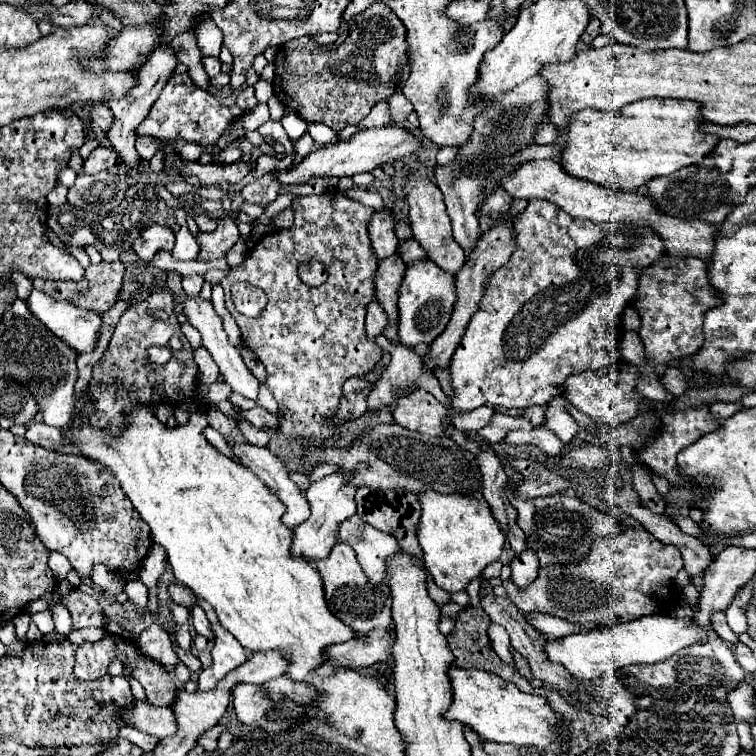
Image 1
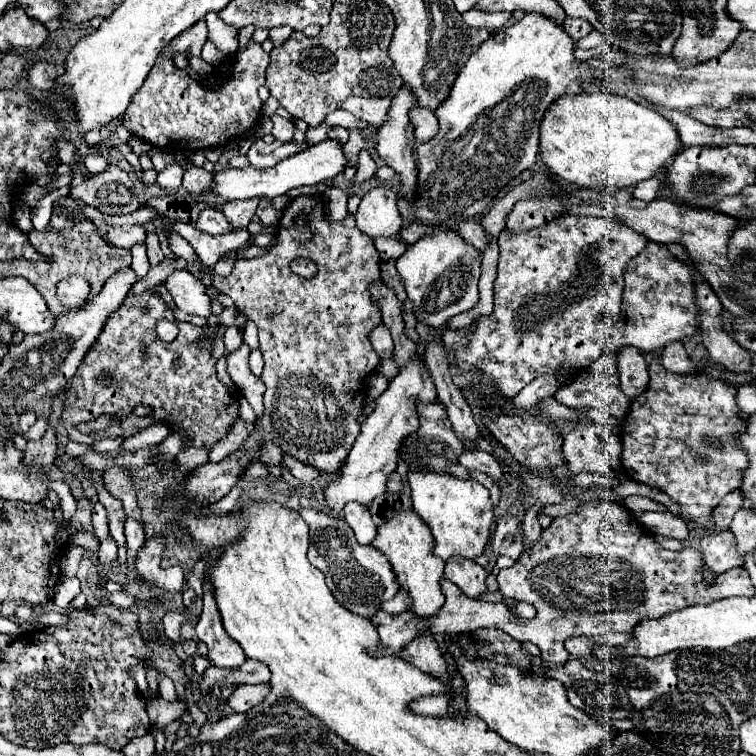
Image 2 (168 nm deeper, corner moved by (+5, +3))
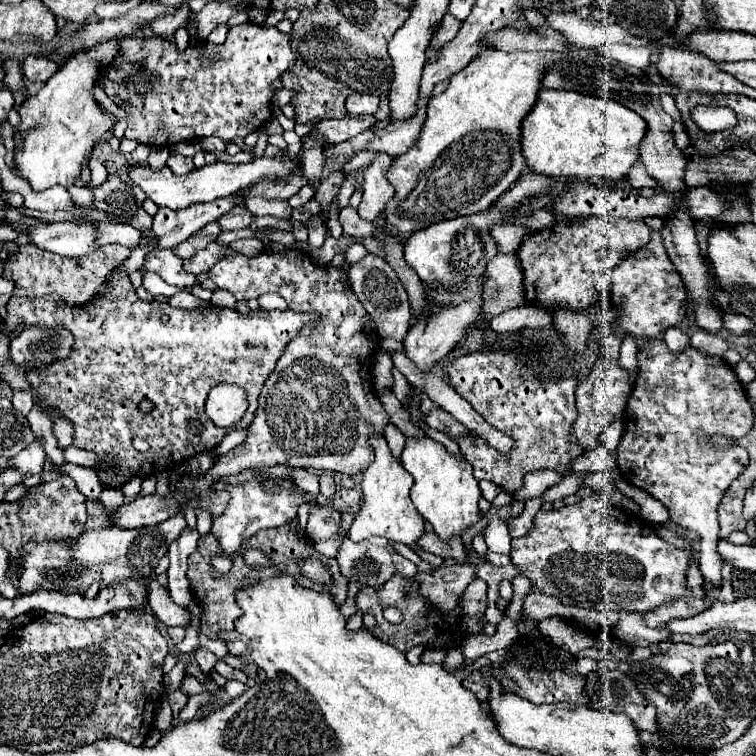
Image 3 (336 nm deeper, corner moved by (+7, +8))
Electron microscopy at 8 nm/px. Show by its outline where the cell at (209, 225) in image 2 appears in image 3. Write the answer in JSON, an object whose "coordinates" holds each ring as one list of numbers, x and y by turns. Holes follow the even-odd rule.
{"coordinates":[[233,206,227,214,219,218,221,230,239,230,239,228,249,228,253,222,253,214,245,206]]}

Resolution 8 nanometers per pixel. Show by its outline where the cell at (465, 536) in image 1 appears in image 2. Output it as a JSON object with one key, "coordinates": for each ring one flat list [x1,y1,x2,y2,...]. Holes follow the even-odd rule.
{"coordinates":[[409,471,409,487,413,497,413,511,421,517,421,521,431,529,433,535,433,555,441,557,443,561,449,561,451,557,463,557,463,559,475,559,483,555,485,545,491,535,491,525,495,521,495,507,489,497,489,491,479,485,475,479,457,479,453,475,423,475,423,471]]}

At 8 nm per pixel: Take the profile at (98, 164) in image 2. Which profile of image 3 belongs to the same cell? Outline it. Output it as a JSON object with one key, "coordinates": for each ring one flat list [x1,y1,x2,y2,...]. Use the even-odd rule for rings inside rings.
{"coordinates":[[95,158,89,160,89,168,91,168,89,186,91,186,91,188,99,188,99,186,107,180,107,168,105,168,99,160,95,160]]}

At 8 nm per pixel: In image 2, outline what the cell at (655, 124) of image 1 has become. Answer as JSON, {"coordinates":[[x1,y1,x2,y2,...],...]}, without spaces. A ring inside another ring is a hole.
{"coordinates":[[609,91,575,93,569,97,561,97,549,107,541,123,539,151,547,169,555,177,585,189,627,189,631,185,637,185,643,179,657,177,659,171,667,167,681,149,683,149,683,143,671,121,667,121,653,107,635,103,627,97,621,97]]}

